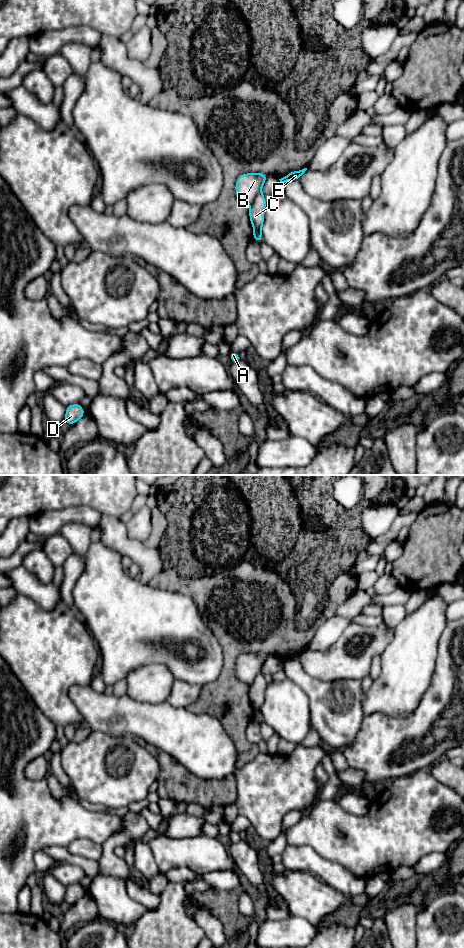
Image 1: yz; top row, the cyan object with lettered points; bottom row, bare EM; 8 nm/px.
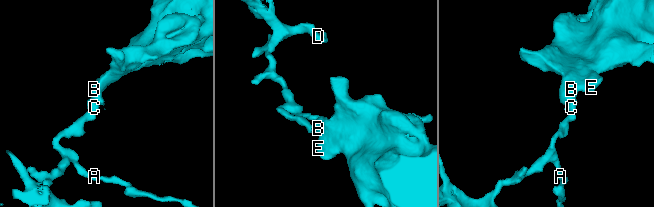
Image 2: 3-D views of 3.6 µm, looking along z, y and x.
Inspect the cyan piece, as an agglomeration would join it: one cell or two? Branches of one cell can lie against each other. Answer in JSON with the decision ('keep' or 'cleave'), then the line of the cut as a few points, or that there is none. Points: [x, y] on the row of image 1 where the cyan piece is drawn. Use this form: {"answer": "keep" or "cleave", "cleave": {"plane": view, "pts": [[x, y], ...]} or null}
{"answer": "cleave", "cleave": {"plane": "yz", "pts": [[260, 191], [250, 205]]}}

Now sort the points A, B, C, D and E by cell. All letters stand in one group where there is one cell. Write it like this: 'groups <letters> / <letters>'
groups A C D / B E

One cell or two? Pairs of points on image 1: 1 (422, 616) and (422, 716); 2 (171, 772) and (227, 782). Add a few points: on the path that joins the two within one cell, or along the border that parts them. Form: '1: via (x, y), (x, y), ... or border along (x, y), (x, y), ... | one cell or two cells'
1: border along (433, 675), (418, 705), (408, 715) | two cells
2: via (185, 786), (213, 786) | one cell

